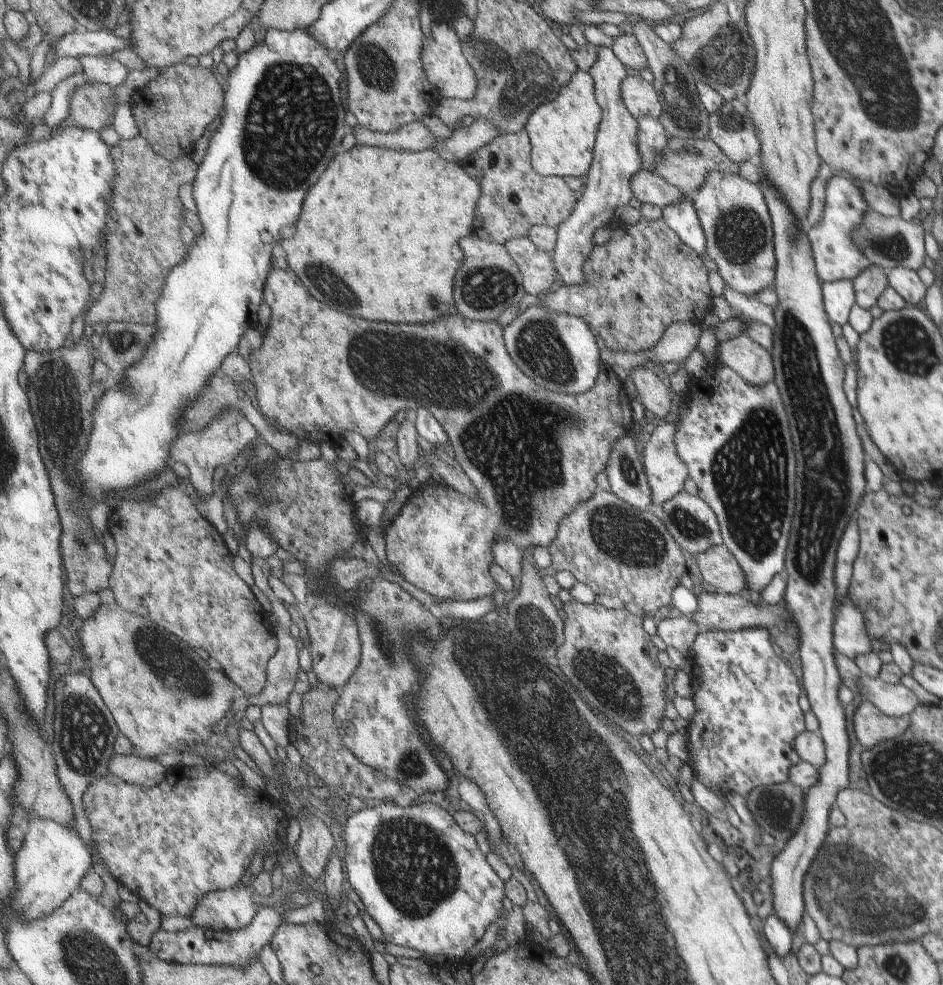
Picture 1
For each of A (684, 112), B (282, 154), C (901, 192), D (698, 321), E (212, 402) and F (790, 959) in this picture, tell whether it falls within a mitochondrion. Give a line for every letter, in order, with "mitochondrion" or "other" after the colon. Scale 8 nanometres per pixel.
A: mitochondrion
B: mitochondrion
C: other
D: other
E: mitochondrion
F: other

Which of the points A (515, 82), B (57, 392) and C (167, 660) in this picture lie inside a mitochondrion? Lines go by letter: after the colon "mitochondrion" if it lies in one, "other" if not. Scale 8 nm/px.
A: mitochondrion
B: mitochondrion
C: mitochondrion

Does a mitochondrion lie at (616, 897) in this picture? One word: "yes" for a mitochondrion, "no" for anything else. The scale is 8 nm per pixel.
yes

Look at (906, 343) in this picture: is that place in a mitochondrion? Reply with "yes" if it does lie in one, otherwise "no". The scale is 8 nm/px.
yes

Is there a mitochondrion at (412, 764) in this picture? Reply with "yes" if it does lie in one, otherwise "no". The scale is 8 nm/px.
yes

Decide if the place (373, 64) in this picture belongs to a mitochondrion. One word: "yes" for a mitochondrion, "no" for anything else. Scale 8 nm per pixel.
yes

